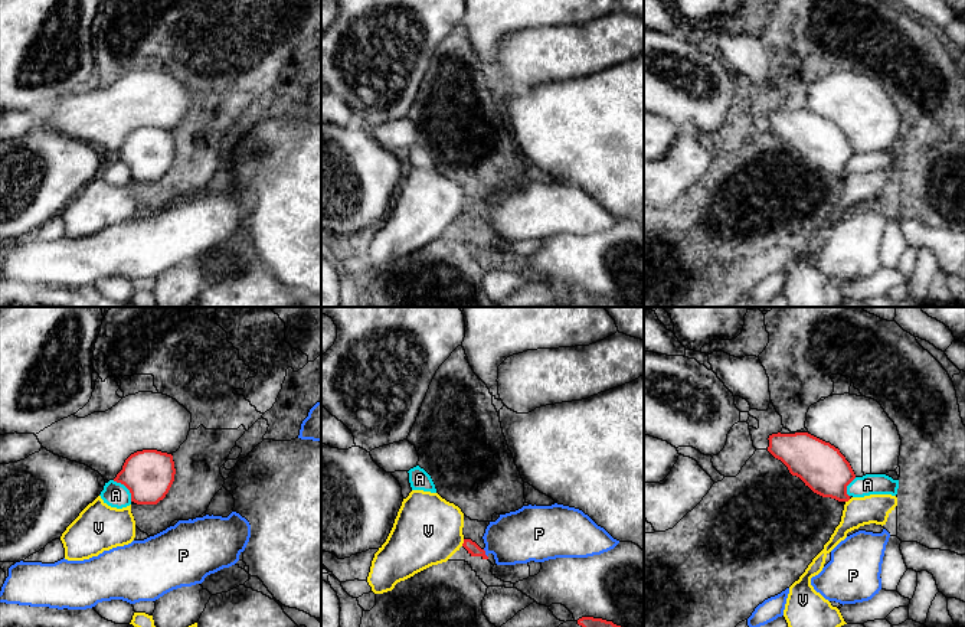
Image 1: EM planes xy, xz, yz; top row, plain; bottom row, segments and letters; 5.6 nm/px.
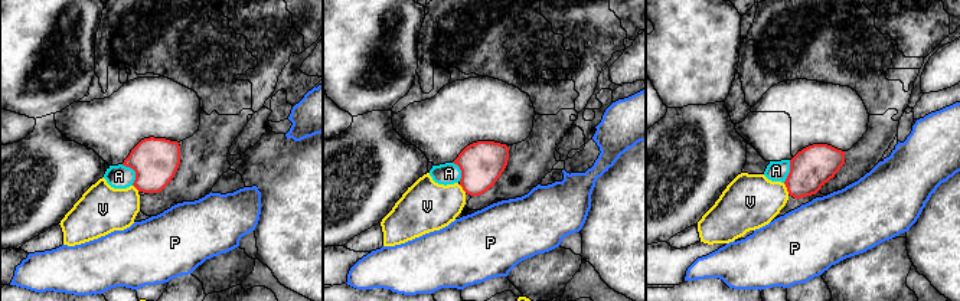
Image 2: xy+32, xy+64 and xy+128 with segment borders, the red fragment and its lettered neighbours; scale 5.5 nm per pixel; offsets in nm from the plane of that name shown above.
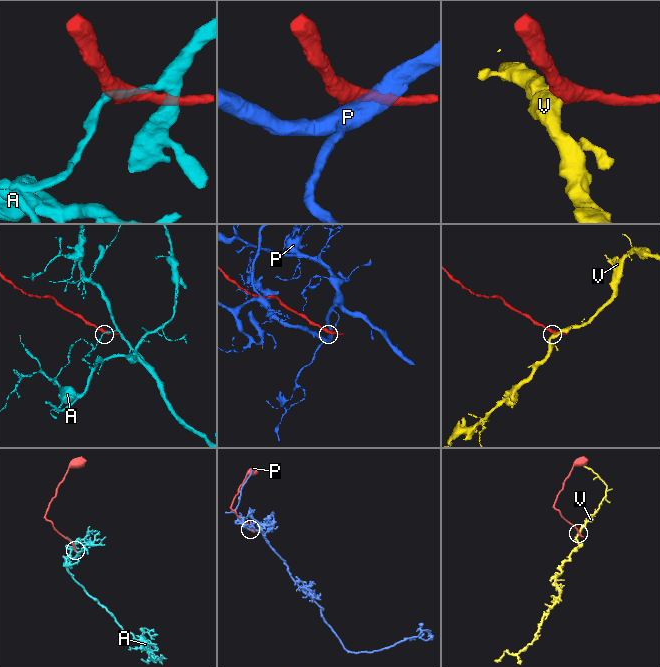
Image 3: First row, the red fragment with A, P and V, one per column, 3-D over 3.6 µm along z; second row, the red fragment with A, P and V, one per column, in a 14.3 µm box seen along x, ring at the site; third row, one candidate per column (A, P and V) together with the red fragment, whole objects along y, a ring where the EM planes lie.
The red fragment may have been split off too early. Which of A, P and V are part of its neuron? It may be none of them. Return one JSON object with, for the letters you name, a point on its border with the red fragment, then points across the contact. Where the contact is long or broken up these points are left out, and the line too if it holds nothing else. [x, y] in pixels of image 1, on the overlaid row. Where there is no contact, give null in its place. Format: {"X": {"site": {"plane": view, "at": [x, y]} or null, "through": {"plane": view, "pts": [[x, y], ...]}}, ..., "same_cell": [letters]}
{"same_cell": []}

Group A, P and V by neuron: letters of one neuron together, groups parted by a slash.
A / P / V

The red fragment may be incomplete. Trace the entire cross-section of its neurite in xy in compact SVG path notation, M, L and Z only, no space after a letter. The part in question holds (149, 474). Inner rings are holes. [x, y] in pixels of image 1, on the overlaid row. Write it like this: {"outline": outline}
{"outline": "M157 450L131 454L114 481L124 484L137 504L157 504L174 481L173 455Z"}

